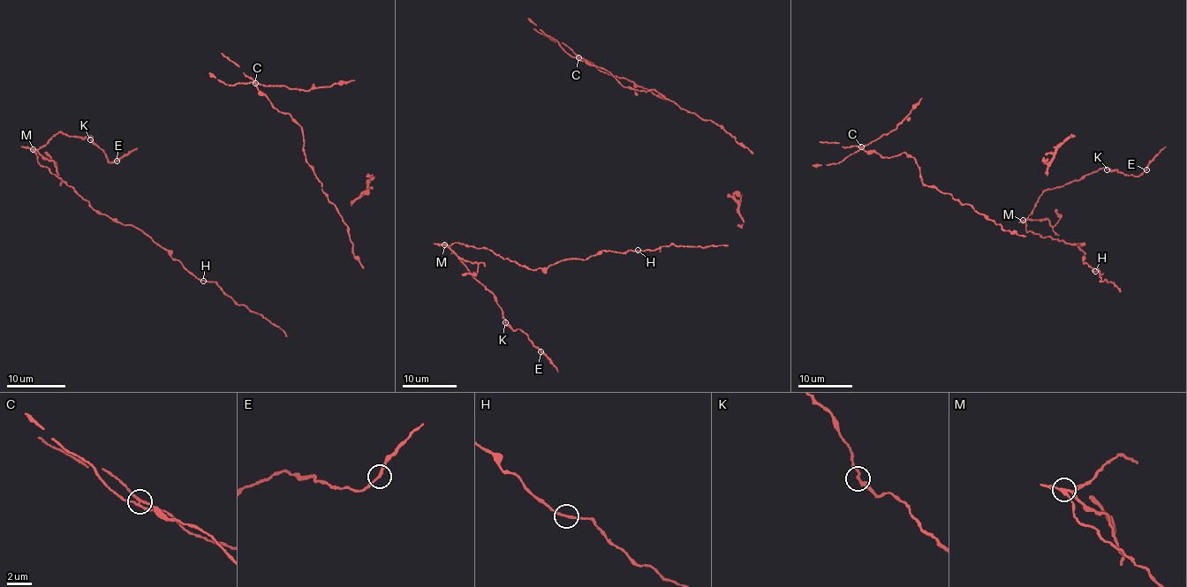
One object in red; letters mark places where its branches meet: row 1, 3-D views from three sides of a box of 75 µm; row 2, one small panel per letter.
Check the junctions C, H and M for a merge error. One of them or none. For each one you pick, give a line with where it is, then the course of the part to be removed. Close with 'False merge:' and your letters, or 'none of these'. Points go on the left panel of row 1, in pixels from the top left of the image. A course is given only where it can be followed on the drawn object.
M: at (33, 149); foreign part runs (32, 149), (42, 147), (59, 132), (81, 139), (91, 136), (109, 162), (124, 157), (138, 147)
False merge: M

